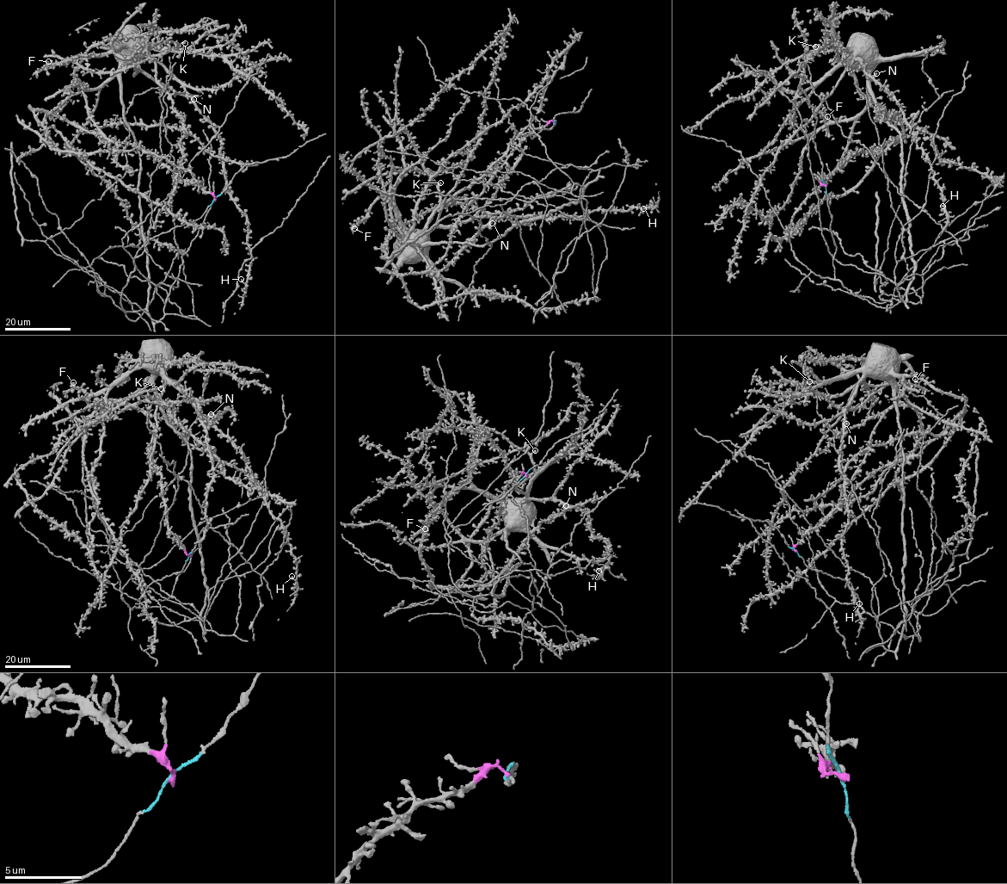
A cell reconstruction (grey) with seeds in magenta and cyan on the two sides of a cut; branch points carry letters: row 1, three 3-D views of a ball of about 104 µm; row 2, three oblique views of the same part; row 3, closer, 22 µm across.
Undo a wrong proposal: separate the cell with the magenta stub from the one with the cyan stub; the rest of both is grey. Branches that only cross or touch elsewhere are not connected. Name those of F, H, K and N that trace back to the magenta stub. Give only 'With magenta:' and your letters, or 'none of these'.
With magenta: none of these

